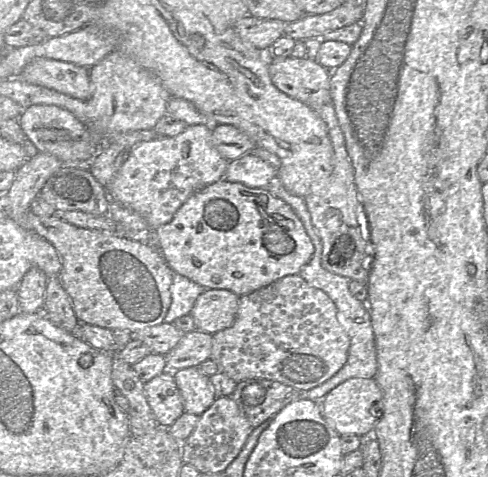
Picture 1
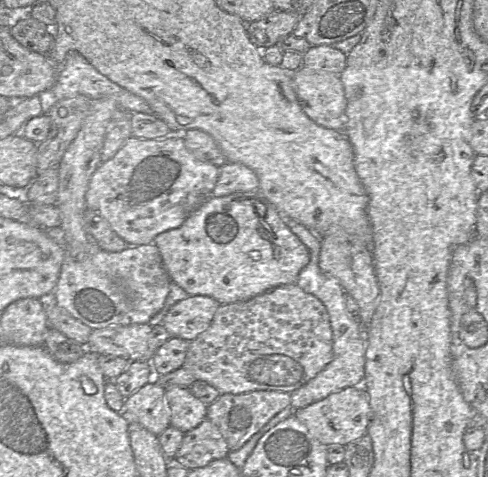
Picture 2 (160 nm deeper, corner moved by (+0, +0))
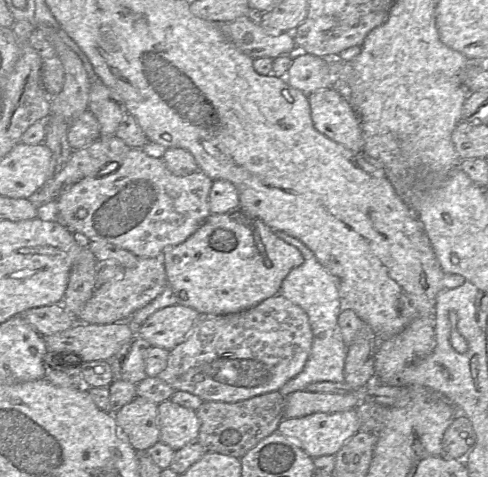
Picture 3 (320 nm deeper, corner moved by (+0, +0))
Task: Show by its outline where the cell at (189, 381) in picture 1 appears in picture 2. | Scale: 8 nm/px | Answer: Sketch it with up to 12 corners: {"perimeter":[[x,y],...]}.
{"perimeter":[[188,387],[167,388],[170,425],[183,433],[207,418]]}

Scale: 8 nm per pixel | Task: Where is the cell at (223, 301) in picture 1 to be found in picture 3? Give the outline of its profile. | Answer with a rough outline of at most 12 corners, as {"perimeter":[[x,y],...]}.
{"perimeter":[[175,304],[136,329],[151,346],[171,350],[191,332],[198,313]]}

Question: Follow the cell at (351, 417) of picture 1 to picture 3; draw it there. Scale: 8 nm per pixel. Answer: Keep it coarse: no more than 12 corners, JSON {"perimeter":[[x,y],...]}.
{"perimeter":[[355,409],[283,418],[309,456],[335,455],[358,431]]}

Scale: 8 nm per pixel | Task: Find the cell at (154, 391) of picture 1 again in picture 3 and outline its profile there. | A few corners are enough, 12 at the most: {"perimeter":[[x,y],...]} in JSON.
{"perimeter":[[135,397],[114,416],[138,453],[160,441],[158,404]]}

